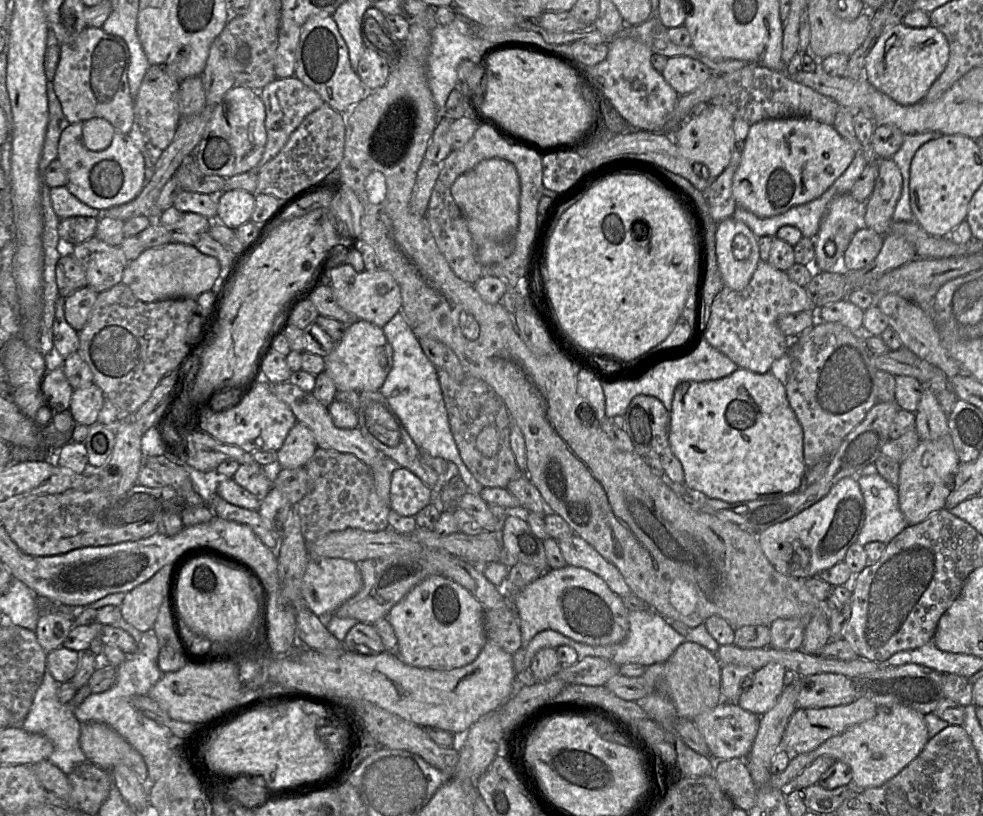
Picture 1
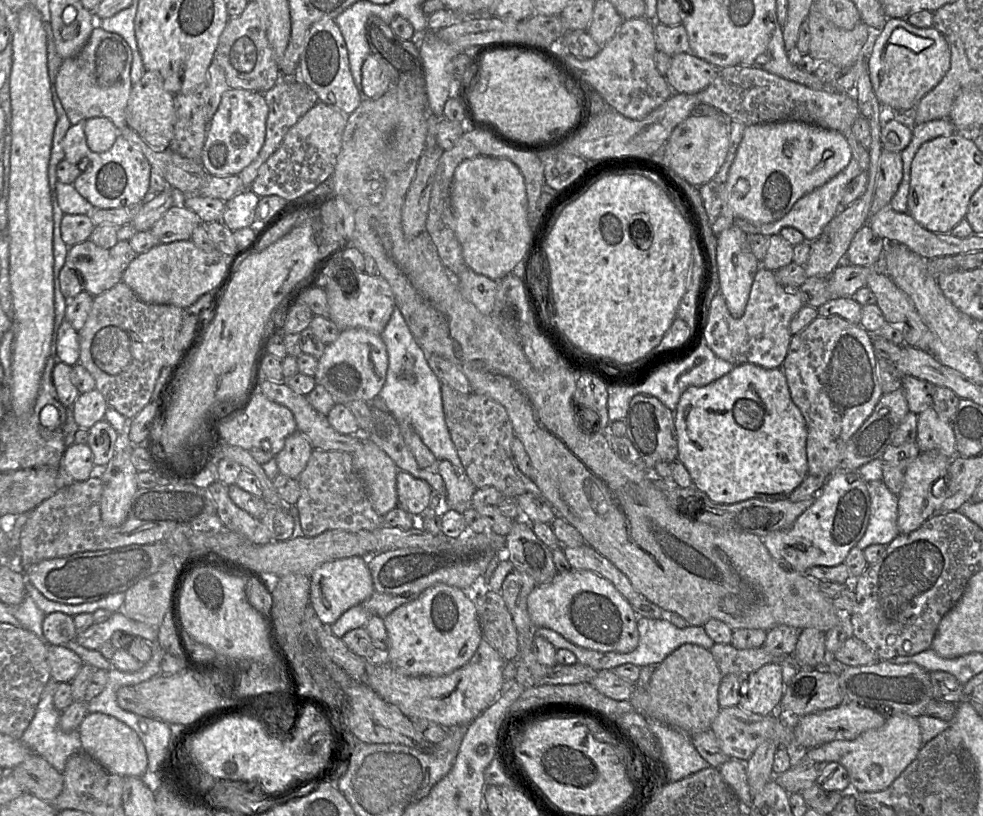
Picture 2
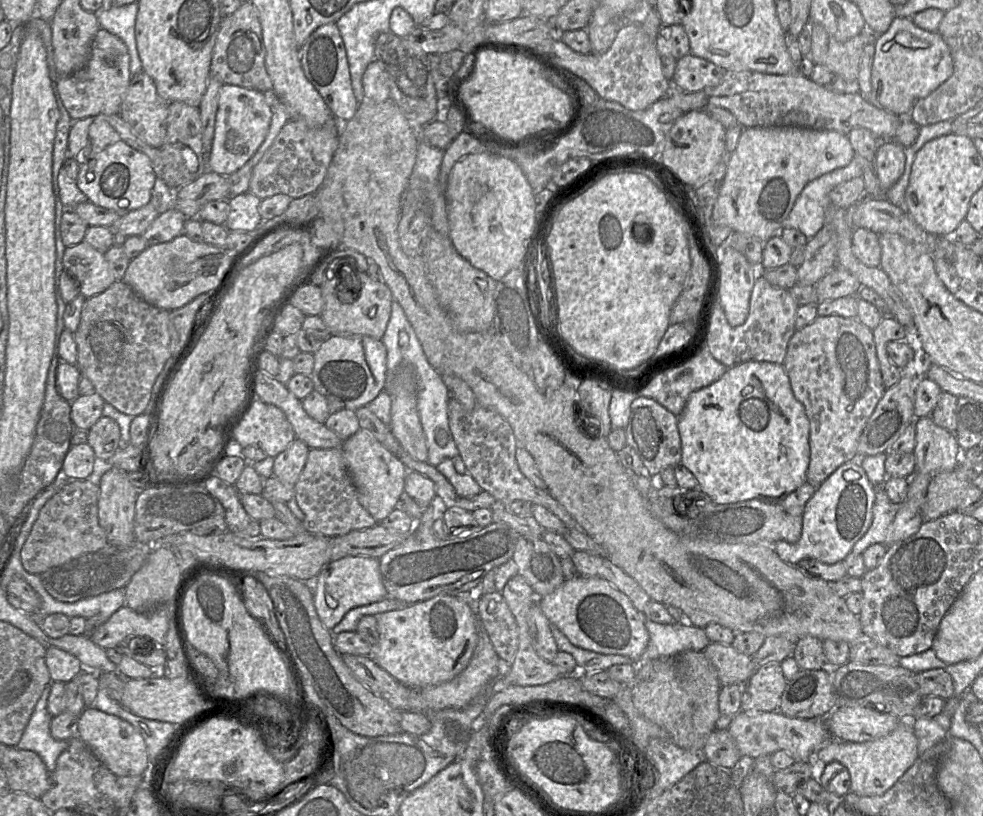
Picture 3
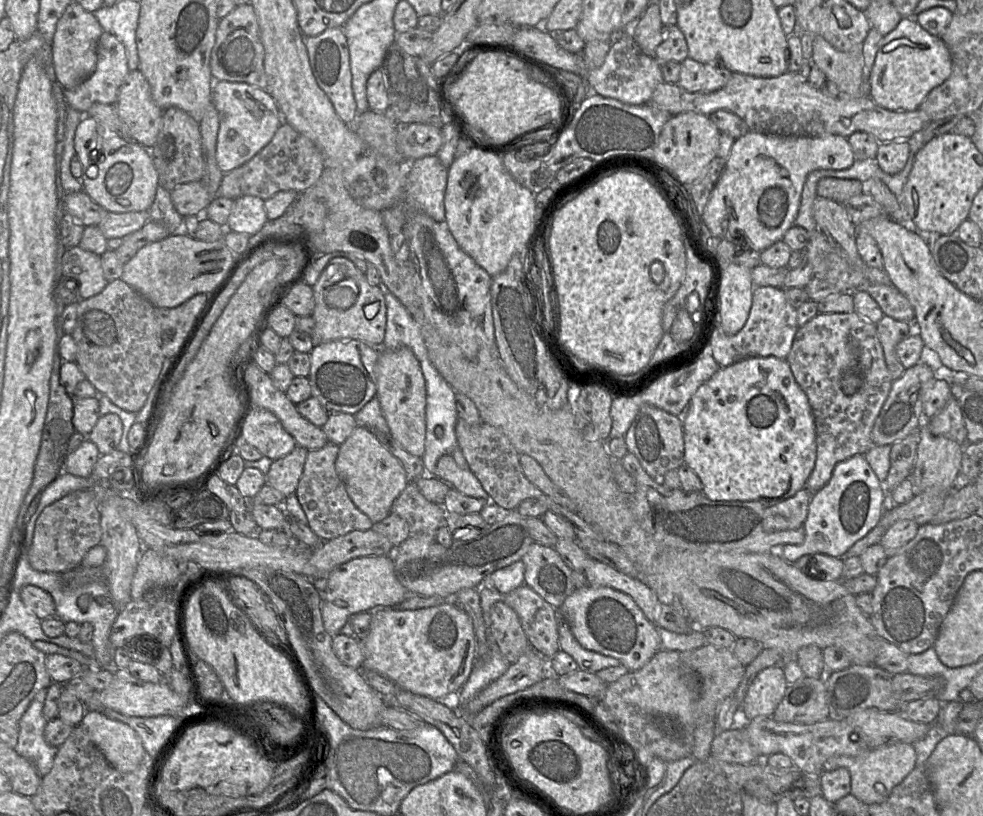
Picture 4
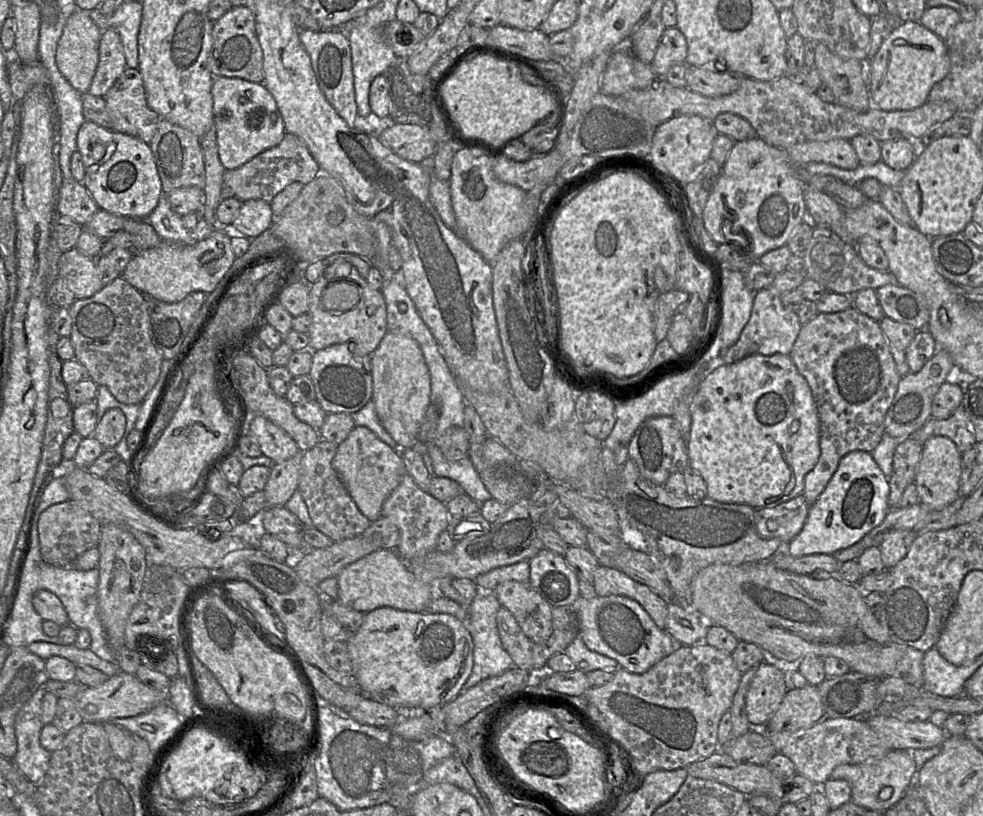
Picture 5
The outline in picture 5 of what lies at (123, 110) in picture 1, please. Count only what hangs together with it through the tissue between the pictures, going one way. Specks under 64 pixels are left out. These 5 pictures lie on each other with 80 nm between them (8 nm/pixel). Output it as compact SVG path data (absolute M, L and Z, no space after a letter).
M113 29L102 31L99 43L99 61L87 92L104 97L126 69L126 60L120 37Z

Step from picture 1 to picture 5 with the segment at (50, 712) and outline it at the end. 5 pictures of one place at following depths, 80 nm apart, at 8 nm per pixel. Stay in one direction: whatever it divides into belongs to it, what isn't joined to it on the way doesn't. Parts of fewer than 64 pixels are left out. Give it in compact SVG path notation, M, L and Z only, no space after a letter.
M39 687L15 717L17 751L13 762L26 778L38 787L48 770L52 752L40 743L42 700L46 688Z

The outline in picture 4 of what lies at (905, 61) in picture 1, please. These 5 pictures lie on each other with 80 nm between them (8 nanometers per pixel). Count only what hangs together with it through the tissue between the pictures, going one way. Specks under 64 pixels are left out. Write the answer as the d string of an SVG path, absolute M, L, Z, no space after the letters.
M903 17L897 27L883 36L869 75L869 97L880 107L895 112L912 112L919 109L927 95L945 82L952 73L949 49L942 38L929 34L914 17Z

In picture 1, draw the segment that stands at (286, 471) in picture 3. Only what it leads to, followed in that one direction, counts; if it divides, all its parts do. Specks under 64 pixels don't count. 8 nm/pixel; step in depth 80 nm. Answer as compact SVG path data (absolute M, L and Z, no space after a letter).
M297 422L289 430L282 447L277 451L277 460L282 468L305 467L317 448L311 430Z

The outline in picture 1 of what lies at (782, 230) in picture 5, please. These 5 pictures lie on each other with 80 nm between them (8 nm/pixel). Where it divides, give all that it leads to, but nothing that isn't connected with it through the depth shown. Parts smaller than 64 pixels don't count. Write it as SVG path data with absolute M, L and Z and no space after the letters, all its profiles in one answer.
M797 117L762 120L749 128L741 161L733 176L733 197L737 206L758 217L783 214L791 207L819 198L845 172L857 153L833 125Z

